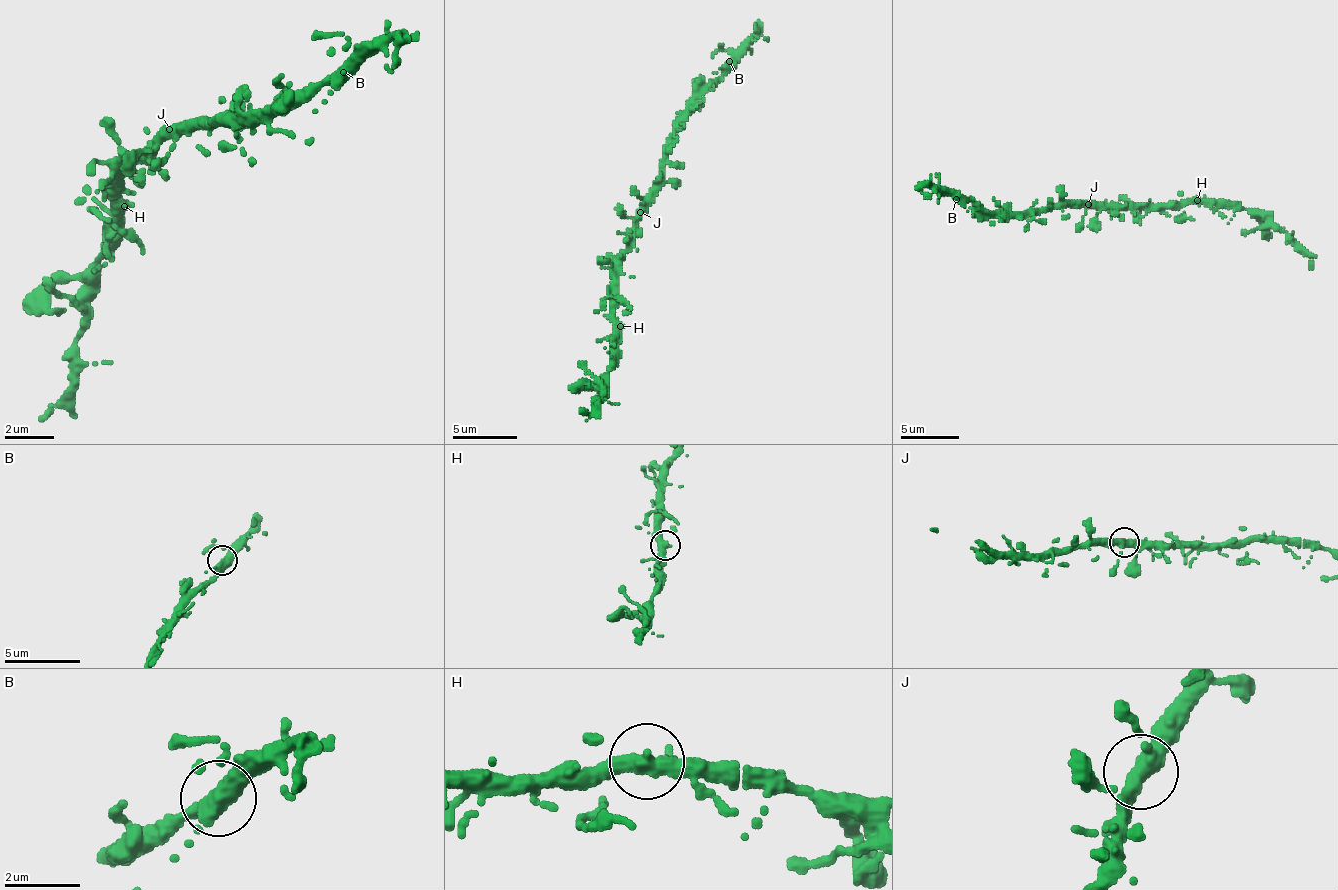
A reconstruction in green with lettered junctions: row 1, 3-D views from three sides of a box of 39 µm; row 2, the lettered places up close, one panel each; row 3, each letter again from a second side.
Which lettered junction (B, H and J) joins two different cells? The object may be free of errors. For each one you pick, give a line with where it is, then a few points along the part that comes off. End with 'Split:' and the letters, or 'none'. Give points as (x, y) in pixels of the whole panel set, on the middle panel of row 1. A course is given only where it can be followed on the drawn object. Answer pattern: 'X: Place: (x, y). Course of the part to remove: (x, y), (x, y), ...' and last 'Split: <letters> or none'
Split: none

